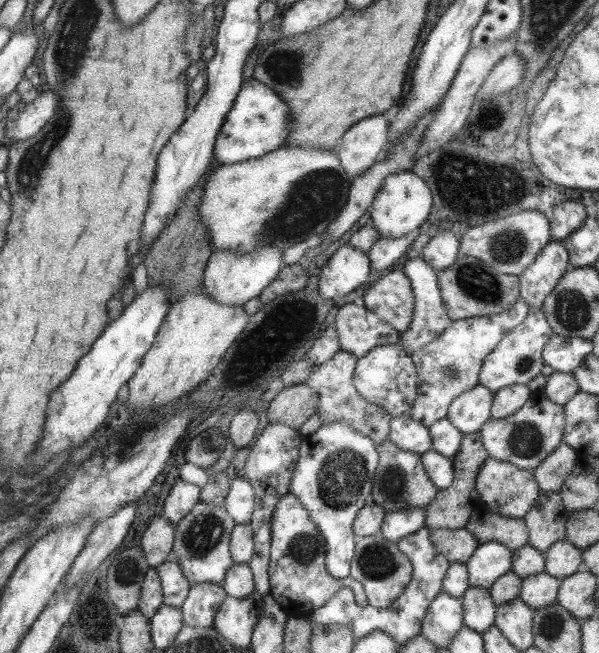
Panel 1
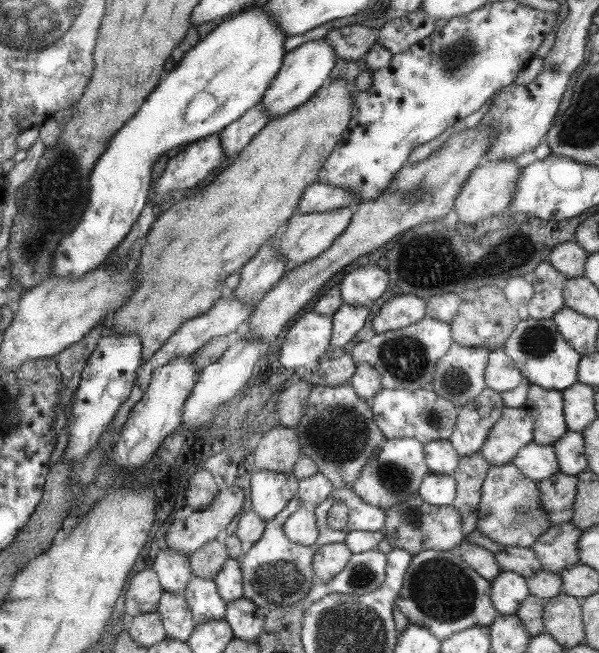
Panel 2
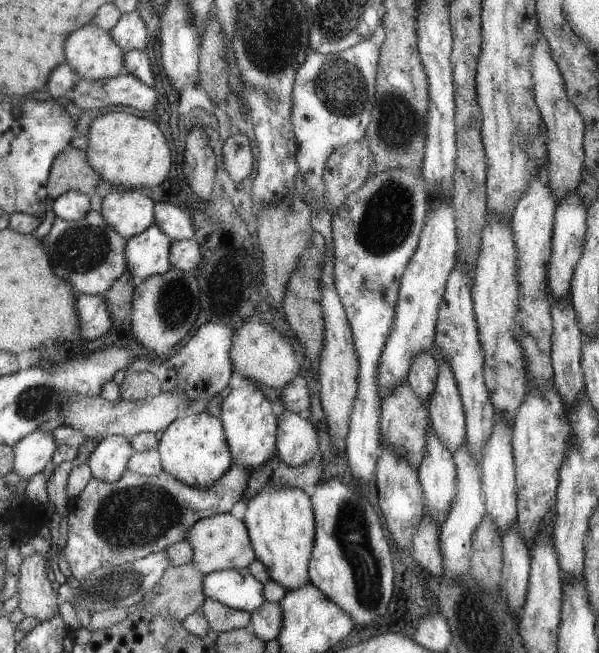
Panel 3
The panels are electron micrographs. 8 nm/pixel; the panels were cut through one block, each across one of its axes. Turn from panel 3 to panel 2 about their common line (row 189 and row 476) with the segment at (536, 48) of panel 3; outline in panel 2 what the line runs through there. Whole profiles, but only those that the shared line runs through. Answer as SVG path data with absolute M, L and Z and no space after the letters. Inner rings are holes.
M557 472L551 478L537 482L537 488L541 494L543 512L551 522L551 526L571 522L573 502L577 496L577 476L567 476Z

